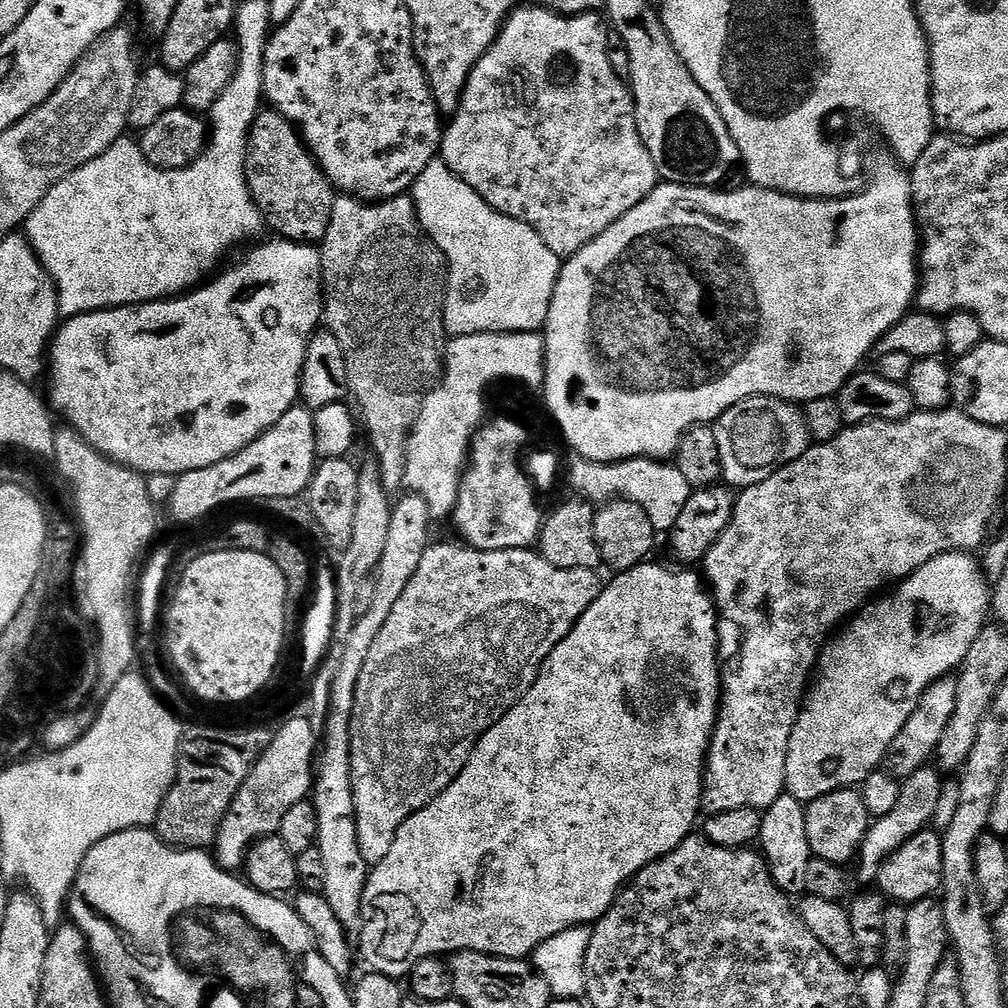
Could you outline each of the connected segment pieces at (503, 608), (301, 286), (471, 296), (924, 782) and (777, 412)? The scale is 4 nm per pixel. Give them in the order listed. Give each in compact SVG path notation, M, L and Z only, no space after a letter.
M429 543L422 554L422 562L418 562L418 570L410 578L406 590L402 590L402 598L394 602L394 610L390 610L390 618L386 618L386 626L374 638L374 646L370 646L370 654L366 654L366 662L362 665L362 674L358 674L358 688L354 694L354 712L350 722L350 766L352 767L352 785L354 786L354 814L358 830L358 850L362 858L370 866L378 865L386 854L390 854L390 846L394 846L396 831L422 806L426 806L466 766L468 756L480 741L481 735L492 728L513 708L530 690L530 686L538 678L540 668L546 658L570 634L570 630L590 610L590 606L598 598L602 587L601 573L595 568L582 570L562 570L540 555L532 548L518 550L478 550L469 548L463 543L436 544Z
M272 238L269 244L260 244L257 248L249 250L245 256L240 256L228 269L217 271L207 282L195 287L191 292L185 292L179 296L174 296L166 300L152 300L148 304L129 304L127 308L103 308L101 312L87 312L81 316L69 316L57 327L50 345L50 375L48 380L48 396L46 392L46 404L49 409L57 417L64 416L63 423L71 428L76 435L85 440L96 452L100 452L106 459L113 460L115 464L121 464L127 468L132 468L141 474L148 476L157 476L158 474L170 474L178 477L184 475L190 470L202 470L206 466L214 466L218 462L222 462L226 458L230 458L234 454L238 454L246 446L250 446L250 442L257 440L263 432L270 430L278 422L278 418L282 418L282 414L286 414L297 403L300 395L300 371L304 365L306 358L306 350L308 349L308 340L313 332L317 331L322 324L322 293L324 291L324 276L320 272L320 254L313 245L295 244L292 240L283 238Z
M437 158L410 189L420 227L442 250L448 270L444 330L449 337L483 332L540 332L562 258L526 222L496 212Z
M932 766L919 768L917 772L910 774L902 781L894 810L890 810L890 814L873 819L868 832L864 835L864 843L861 844L858 853L858 865L860 864L862 879L868 880L868 882L875 881L876 875L884 865L885 858L892 854L898 846L902 846L902 842L906 842L914 834L925 831L931 825L941 791L941 773Z
M751 396L730 406L714 422L715 428L714 451L723 483L736 490L753 483L752 472L763 473L794 462L810 446L803 411L795 403L773 396Z

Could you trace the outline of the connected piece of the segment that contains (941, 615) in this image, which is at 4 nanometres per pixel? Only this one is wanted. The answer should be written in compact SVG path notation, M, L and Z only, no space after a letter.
M947 552L946 554L938 554L938 558L930 558L930 562L918 566L918 570L914 570L905 580L899 581L891 591L884 594L889 594L889 596L881 595L876 598L881 598L881 600L873 599L871 602L865 603L864 607L843 625L840 631L844 632L837 631L825 643L818 661L818 675L811 681L810 691L803 701L800 717L796 720L790 738L790 750L786 758L787 795L811 802L820 796L837 792L839 788L863 785L865 778L883 765L884 755L890 742L894 742L894 738L898 738L898 730L902 730L902 726L906 726L906 718L910 718L910 714L914 714L925 690L935 680L940 680L941 677L955 673L959 669L961 662L970 650L970 646L974 646L974 638L978 638L978 634L990 620L990 581L984 574L981 561L977 557L975 560L974 557L975 555L967 552Z

